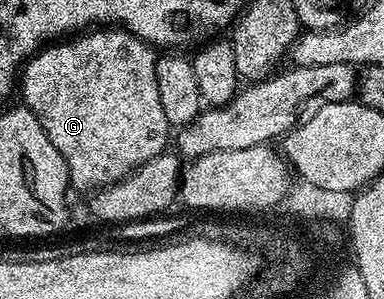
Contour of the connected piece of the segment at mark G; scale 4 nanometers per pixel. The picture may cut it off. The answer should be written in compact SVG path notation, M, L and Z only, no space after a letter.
M93 28L88 32L82 33L80 36L69 36L64 40L57 40L52 44L46 45L38 50L20 71L19 94L21 90L22 96L25 97L22 98L24 105L28 106L31 112L35 112L39 124L43 124L43 132L47 132L51 144L55 144L55 148L59 148L59 152L69 169L69 181L76 189L77 186L81 190L87 189L88 186L104 188L109 183L117 182L125 177L126 174L130 174L131 171L143 165L147 160L159 156L166 149L165 141L168 138L170 141L171 127L167 120L167 115L163 113L163 100L159 100L159 80L155 76L158 57L158 51L154 47L150 46L143 39L134 36L129 30L122 30L120 28Z

